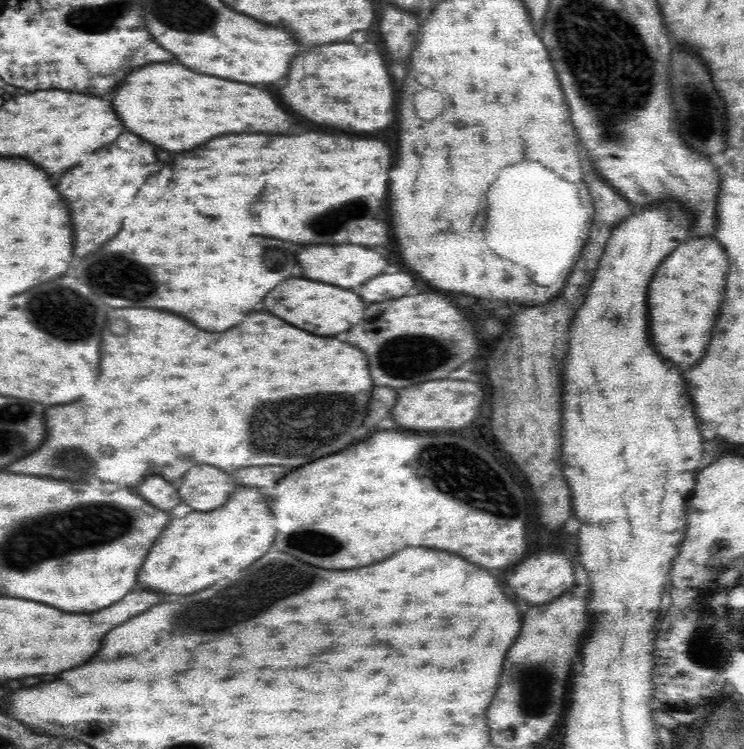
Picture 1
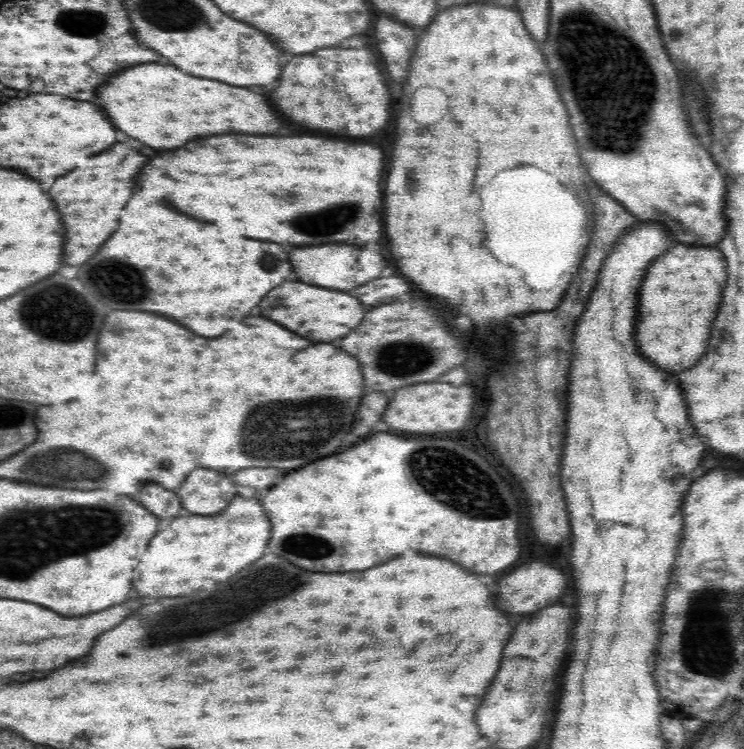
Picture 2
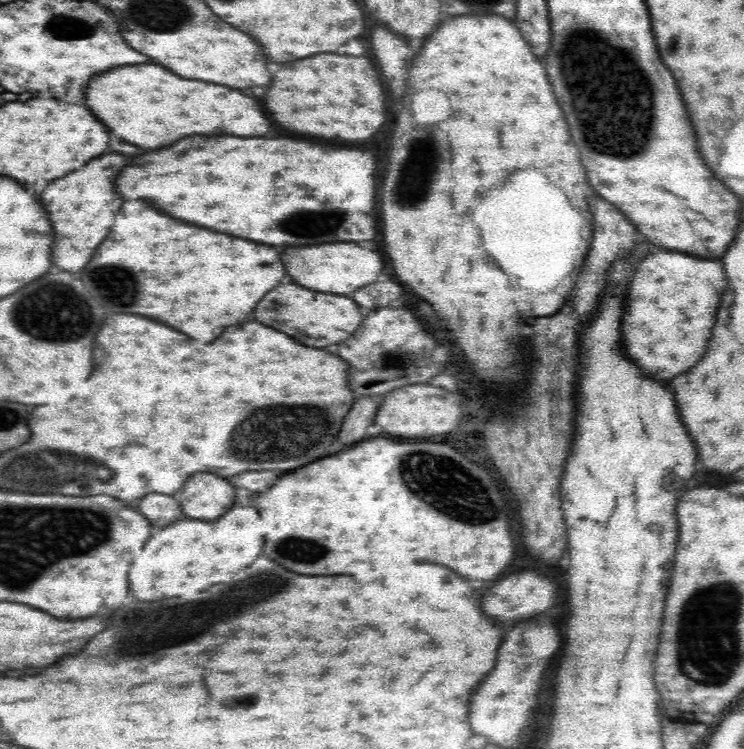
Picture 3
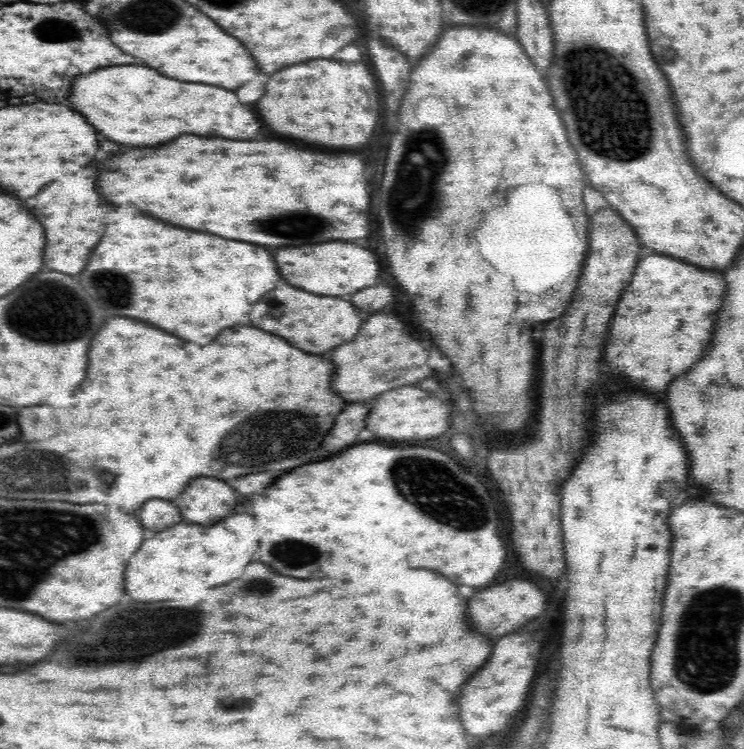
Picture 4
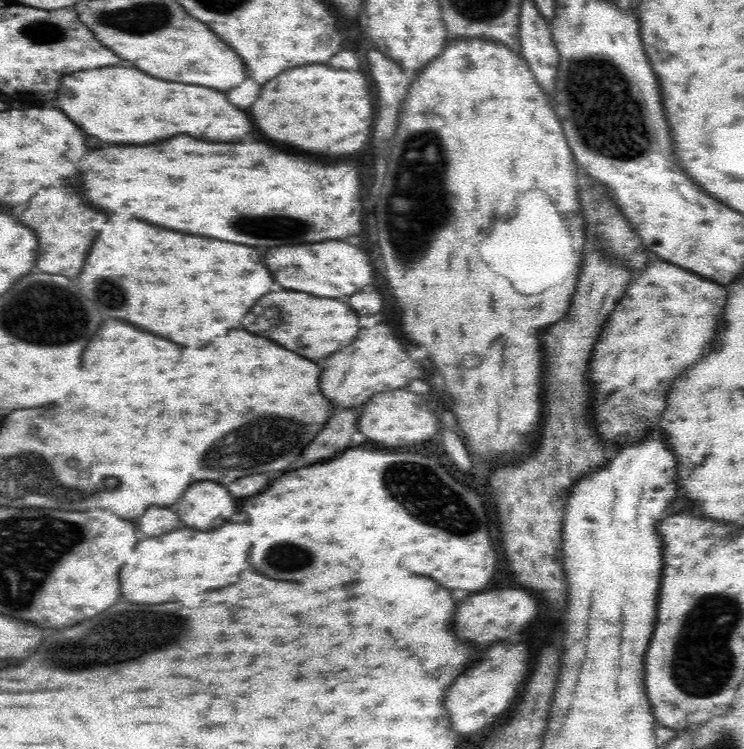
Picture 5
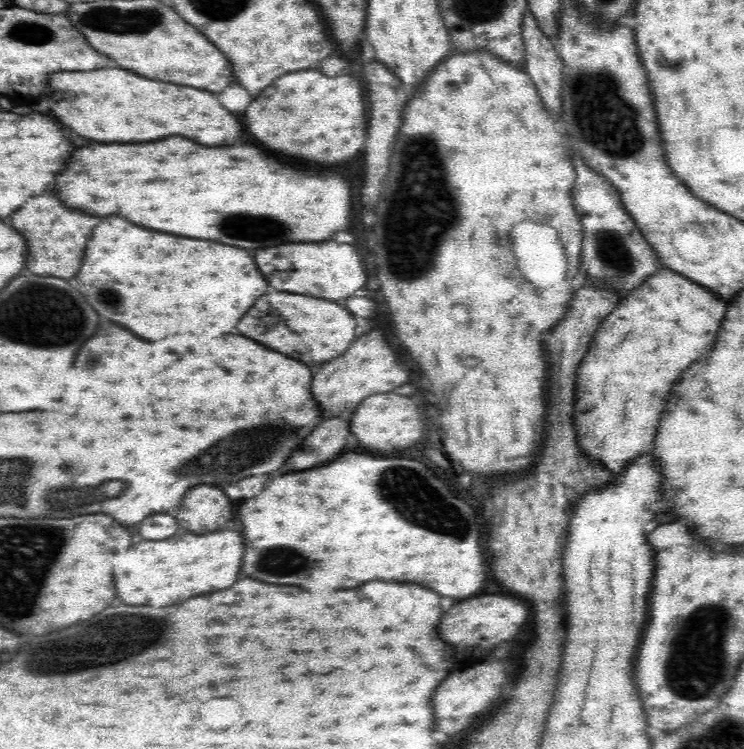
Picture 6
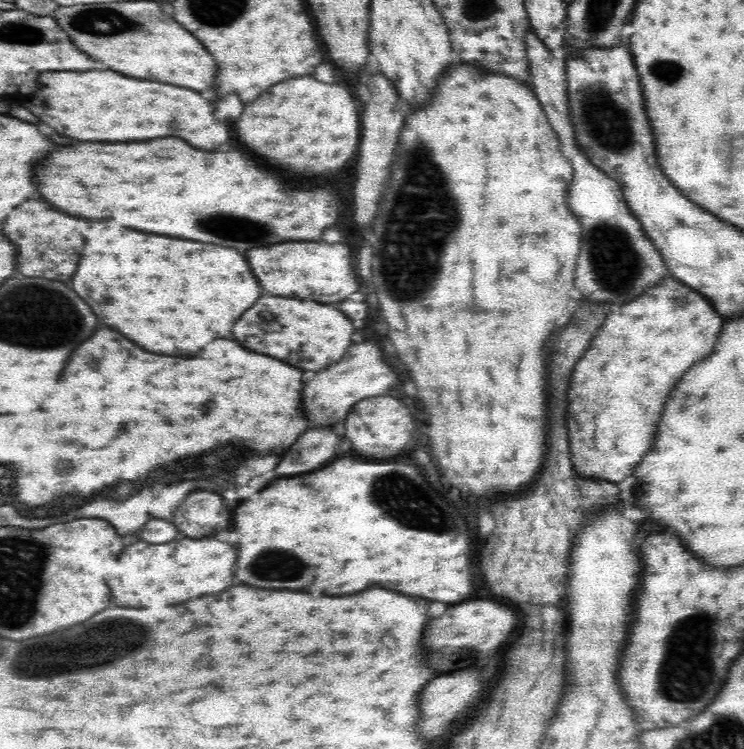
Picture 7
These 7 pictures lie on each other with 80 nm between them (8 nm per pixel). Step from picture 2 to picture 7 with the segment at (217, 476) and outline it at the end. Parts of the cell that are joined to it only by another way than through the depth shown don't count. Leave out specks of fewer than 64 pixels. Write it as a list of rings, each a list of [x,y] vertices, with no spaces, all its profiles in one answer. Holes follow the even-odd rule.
[[[196,490],[177,506],[174,525],[190,538],[216,536],[230,526],[232,514],[224,506],[224,498],[214,491]]]

